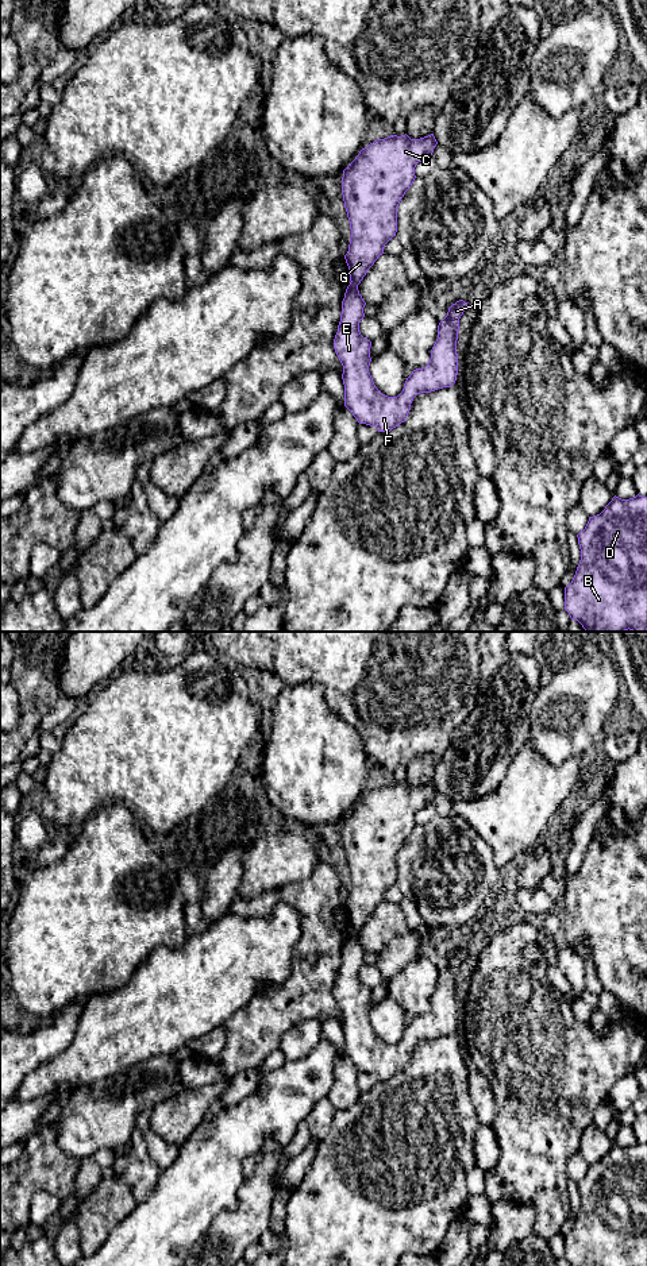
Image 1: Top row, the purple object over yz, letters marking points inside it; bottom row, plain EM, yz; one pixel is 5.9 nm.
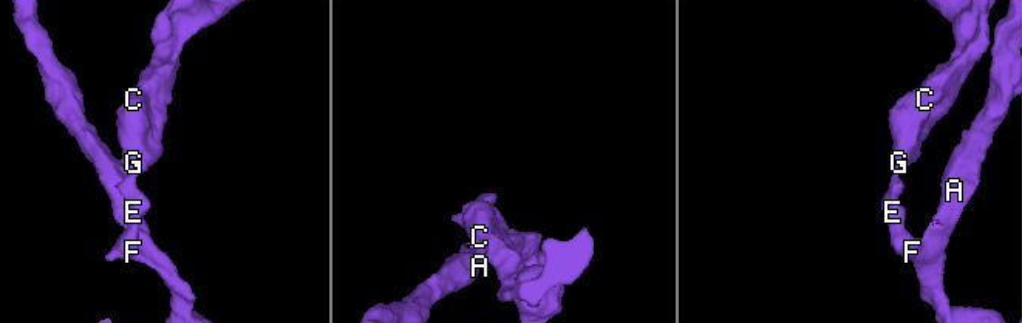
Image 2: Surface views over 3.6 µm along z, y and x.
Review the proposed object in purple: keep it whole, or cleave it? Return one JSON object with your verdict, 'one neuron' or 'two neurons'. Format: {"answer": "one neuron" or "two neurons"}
{"answer": "two neurons"}

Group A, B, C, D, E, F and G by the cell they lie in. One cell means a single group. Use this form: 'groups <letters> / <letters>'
groups A B D E F / C G

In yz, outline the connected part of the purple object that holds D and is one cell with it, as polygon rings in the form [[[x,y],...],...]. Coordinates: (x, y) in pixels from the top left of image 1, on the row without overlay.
[[[613,1145],[605,1157],[578,1182],[581,1208],[575,1223],[565,1235],[565,1258],[570,1266],[647,1266],[647,1145]]]

